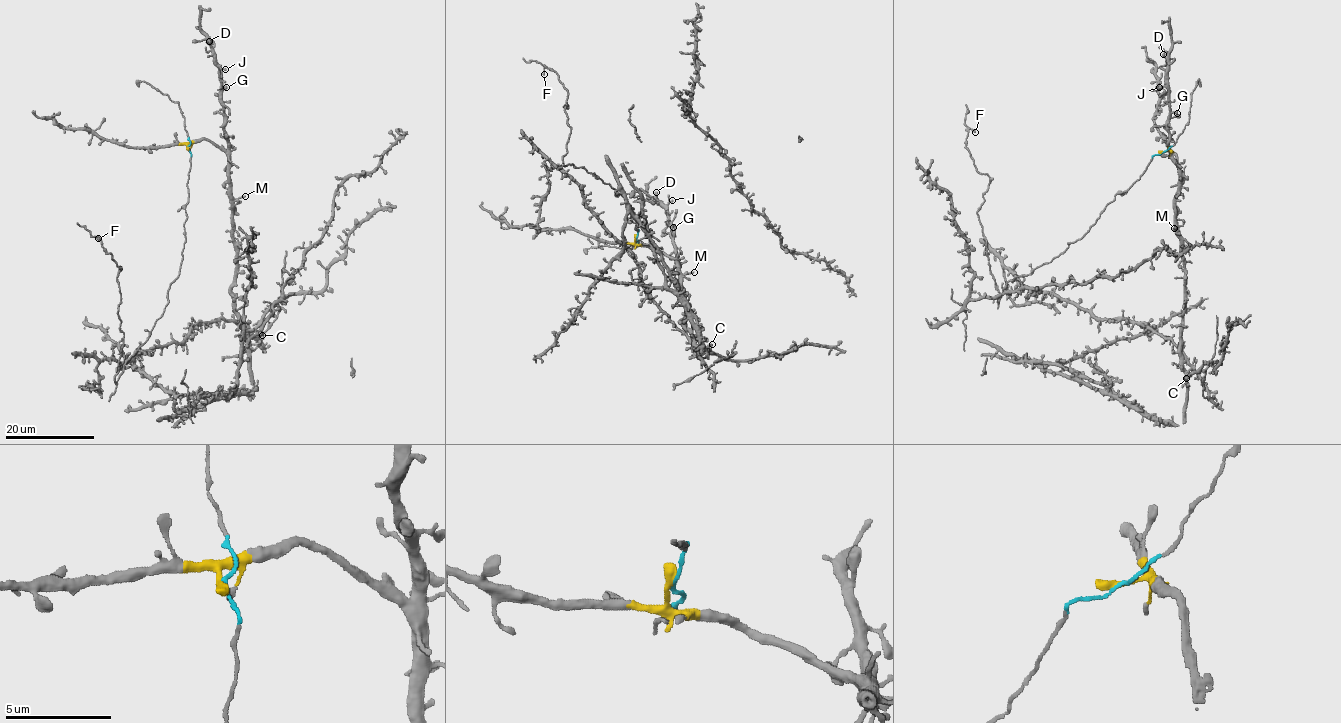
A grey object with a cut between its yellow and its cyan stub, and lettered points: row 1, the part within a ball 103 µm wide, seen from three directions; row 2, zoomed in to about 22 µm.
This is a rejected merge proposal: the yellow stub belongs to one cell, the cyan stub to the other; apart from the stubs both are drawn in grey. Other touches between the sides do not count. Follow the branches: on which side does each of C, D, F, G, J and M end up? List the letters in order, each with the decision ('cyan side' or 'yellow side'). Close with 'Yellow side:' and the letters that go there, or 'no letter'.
C: yellow side
D: yellow side
F: cyan side
G: yellow side
J: yellow side
M: yellow side
Yellow side: C, D, G, J, M

